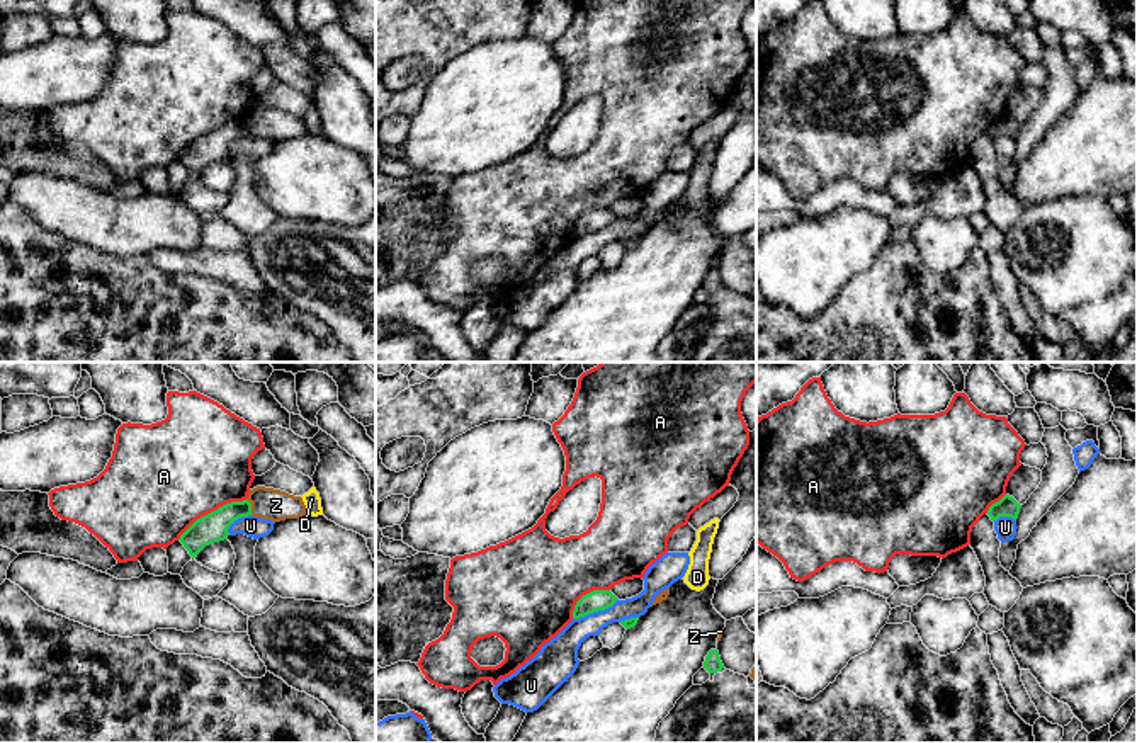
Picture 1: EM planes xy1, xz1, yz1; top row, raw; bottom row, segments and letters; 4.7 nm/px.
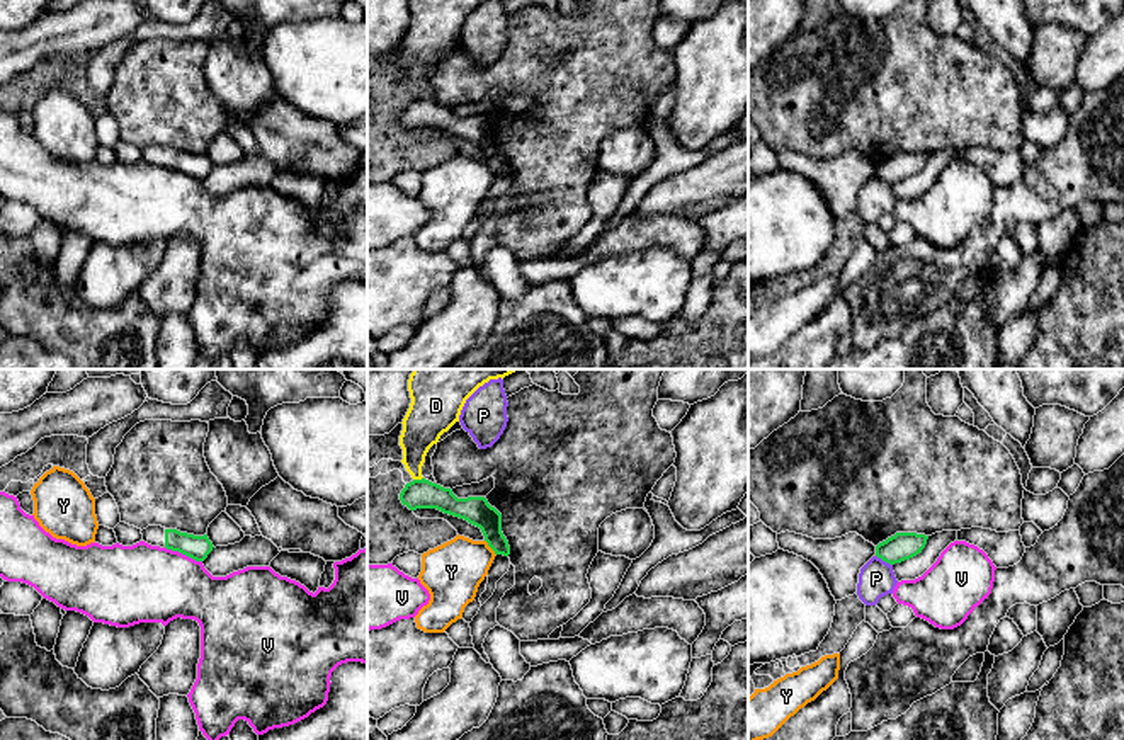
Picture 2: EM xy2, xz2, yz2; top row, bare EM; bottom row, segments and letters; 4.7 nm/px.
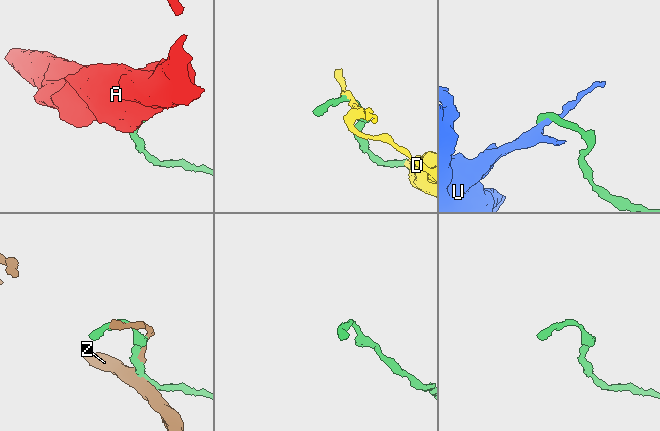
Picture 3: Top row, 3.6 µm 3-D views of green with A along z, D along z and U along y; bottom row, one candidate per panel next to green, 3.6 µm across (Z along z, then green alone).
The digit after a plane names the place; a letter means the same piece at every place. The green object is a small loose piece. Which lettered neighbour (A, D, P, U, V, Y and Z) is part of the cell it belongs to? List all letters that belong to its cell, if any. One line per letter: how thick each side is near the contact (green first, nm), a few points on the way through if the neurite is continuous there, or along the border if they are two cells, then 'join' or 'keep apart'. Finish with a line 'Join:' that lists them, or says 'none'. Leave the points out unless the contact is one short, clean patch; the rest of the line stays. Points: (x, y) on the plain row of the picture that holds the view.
A: calibres 140 and 500 nm; border xy1 (245, 118), (226, 121), (201, 135), (177, 158); keep apart
D: calibres 140 and 190 nm; keep apart
P: calibres 130 and 170 nm; keep apart
U: calibres 100 and 160 nm; border xz1 (617, 218), (604, 228), (573, 238); keep apart
V: calibres 120 and 360 nm; keep apart
Y: calibres 140 and 280 nm; border xz2 (485, 159), (495, 174); keep apart
Z: calibres 140 and 150 nm; keep apart
Join: none

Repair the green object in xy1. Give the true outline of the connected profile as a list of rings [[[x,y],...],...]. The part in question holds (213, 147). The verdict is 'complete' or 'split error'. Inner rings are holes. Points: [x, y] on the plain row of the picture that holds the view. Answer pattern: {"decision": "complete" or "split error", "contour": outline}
{"decision": "complete", "contour": [[[248,119],[226,122],[197,138],[178,160],[192,177],[197,177],[206,165],[228,158],[229,145],[248,134],[252,134],[252,122]]]}

